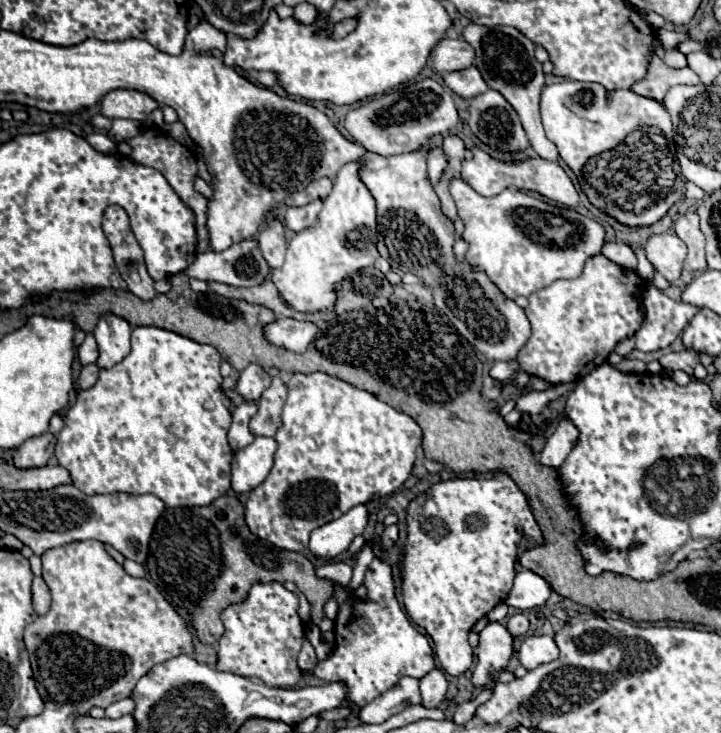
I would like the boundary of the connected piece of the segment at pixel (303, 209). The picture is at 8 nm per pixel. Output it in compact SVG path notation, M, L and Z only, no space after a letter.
M320 200L318 202L310 202L306 206L300 206L300 208L288 208L284 222L286 222L286 226L290 230L300 232L300 230L308 228L314 222L314 218L320 212L320 208L322 208L322 202Z

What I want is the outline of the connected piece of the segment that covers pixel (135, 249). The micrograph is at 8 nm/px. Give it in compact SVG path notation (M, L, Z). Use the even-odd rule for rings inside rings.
M108 206L104 212L102 230L112 246L116 268L128 284L128 290L134 292L138 298L154 298L154 280L146 270L144 252L130 230L126 210L120 206Z

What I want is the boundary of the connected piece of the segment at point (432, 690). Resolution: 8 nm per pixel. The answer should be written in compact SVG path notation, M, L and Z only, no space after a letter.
M432 670L432 674L426 674L420 680L420 696L424 708L436 708L448 690L448 682L440 670Z

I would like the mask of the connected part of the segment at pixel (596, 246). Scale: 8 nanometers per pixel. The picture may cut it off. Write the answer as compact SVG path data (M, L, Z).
M452 178L450 194L456 202L458 216L464 222L462 238L468 244L464 262L470 264L474 270L484 272L498 286L498 290L510 300L514 300L516 296L530 296L532 292L542 290L562 278L578 278L584 270L584 262L588 258L600 254L602 246L606 242L606 230L600 222L586 218L571 209L564 209L560 213L566 220L583 226L580 242L566 246L565 249L555 245L548 247L534 242L523 232L518 220L512 216L512 210L526 208L555 214L556 208L544 200L538 200L538 198L518 190L518 188L506 188L500 194L486 198L486 196L480 196L478 192L474 192L472 186L466 184L462 178Z

